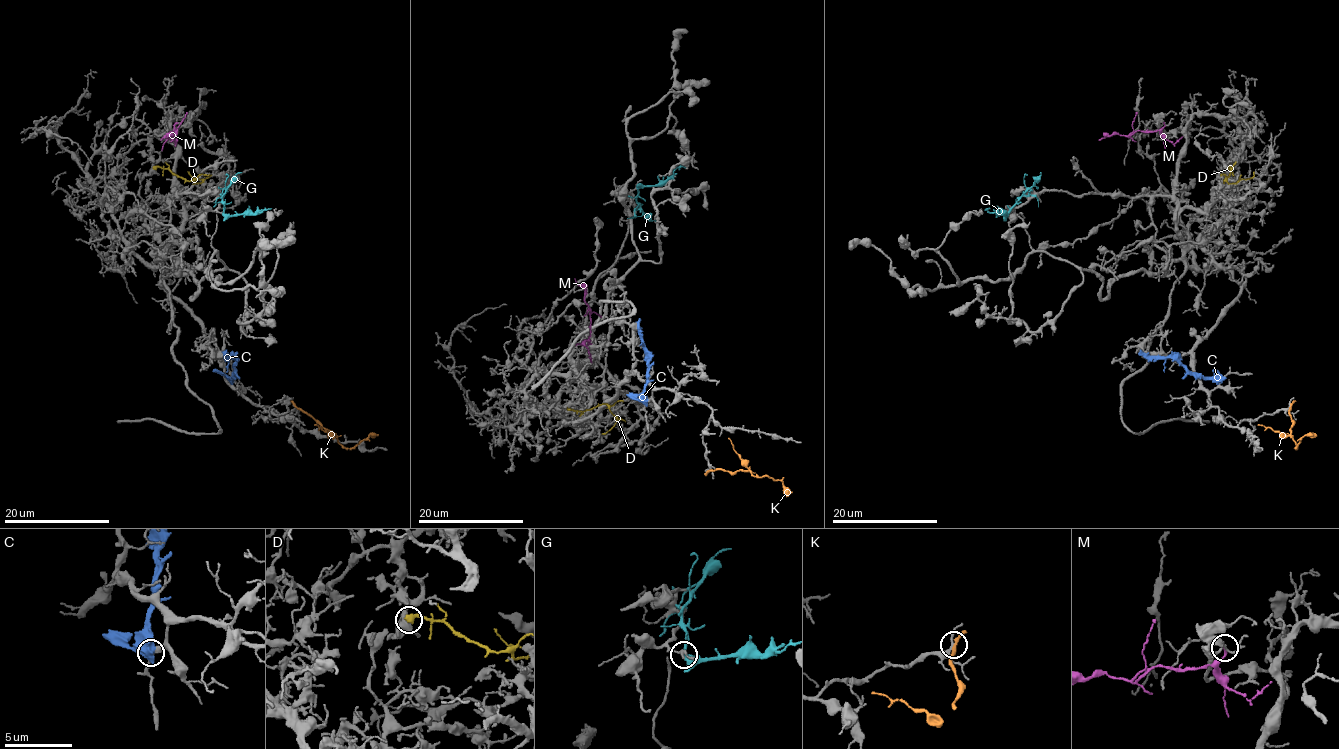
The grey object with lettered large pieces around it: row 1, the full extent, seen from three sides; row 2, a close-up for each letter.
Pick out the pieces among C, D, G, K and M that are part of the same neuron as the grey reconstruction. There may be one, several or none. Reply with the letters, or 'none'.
none

